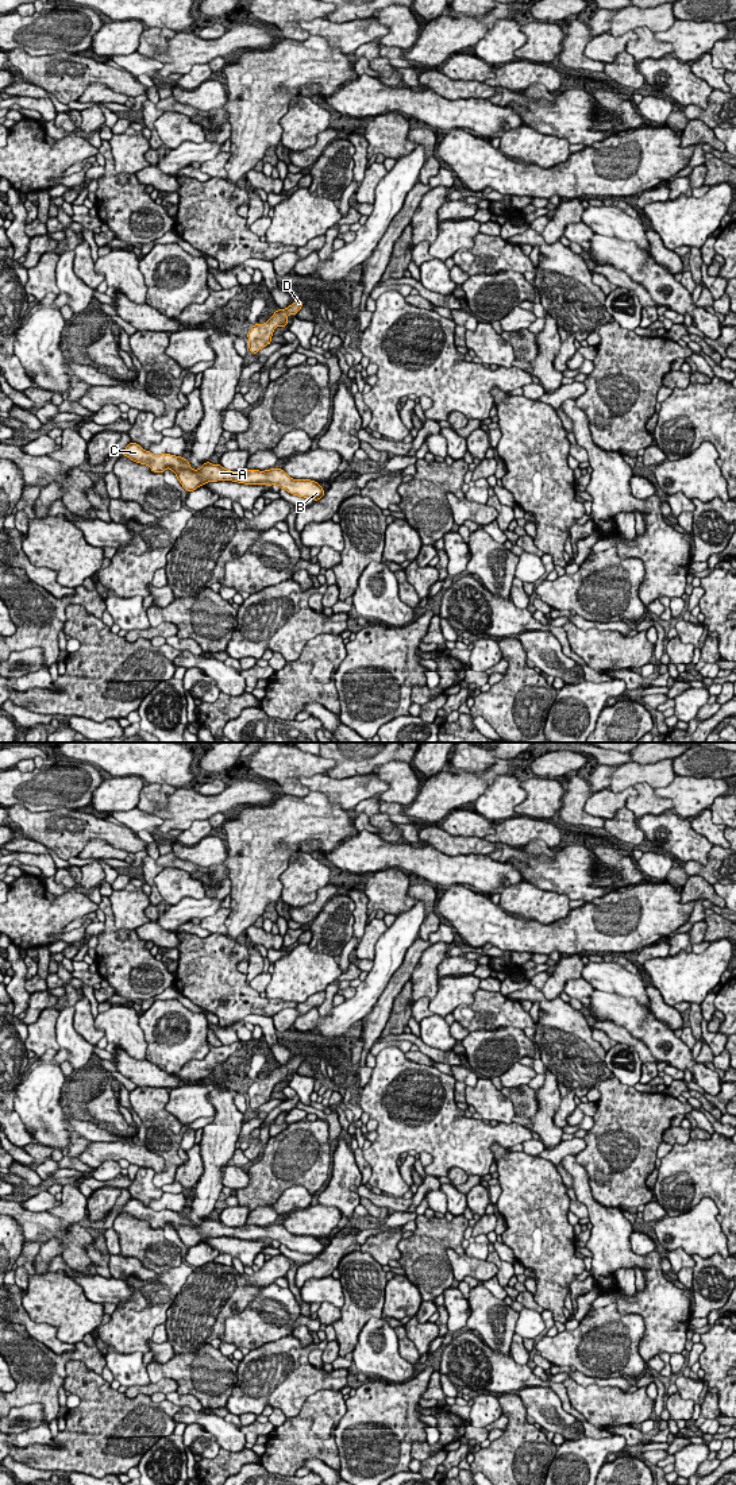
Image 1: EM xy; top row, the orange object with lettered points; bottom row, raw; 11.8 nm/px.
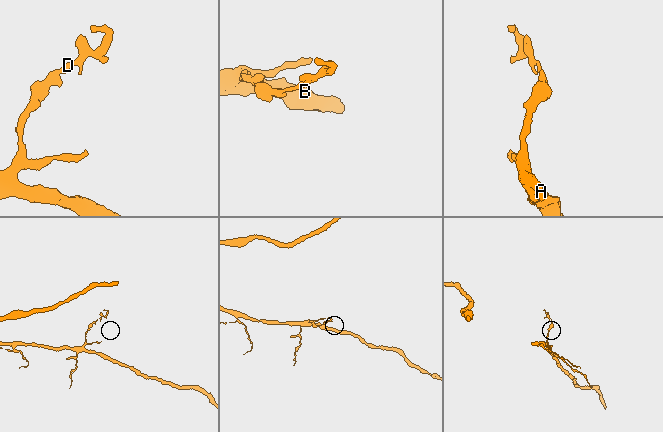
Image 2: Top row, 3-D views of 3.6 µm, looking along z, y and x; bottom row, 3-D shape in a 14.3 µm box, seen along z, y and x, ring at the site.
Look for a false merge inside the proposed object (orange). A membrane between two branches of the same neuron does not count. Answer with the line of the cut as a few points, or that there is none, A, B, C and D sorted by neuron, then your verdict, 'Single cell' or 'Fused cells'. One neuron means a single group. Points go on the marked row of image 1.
No split. Groups: A B C D. Single cell

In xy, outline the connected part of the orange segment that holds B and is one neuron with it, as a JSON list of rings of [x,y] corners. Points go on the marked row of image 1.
[[[132,441],[126,447],[122,456],[149,466],[153,472],[163,474],[166,468],[170,468],[182,487],[189,493],[208,482],[232,481],[244,485],[278,485],[293,495],[312,498],[313,501],[319,501],[325,494],[316,481],[293,479],[282,468],[273,467],[265,471],[244,468],[240,471],[231,471],[221,467],[220,463],[212,464],[208,460],[200,468],[193,470],[189,460],[180,455],[153,455],[150,451],[143,450],[139,444]]]

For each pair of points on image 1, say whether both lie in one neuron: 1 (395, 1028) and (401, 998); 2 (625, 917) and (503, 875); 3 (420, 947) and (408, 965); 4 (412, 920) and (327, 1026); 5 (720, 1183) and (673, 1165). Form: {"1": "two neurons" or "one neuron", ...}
{"1": "one neuron", "2": "two neurons", "3": "one neuron", "4": "one neuron", "5": "one neuron"}

